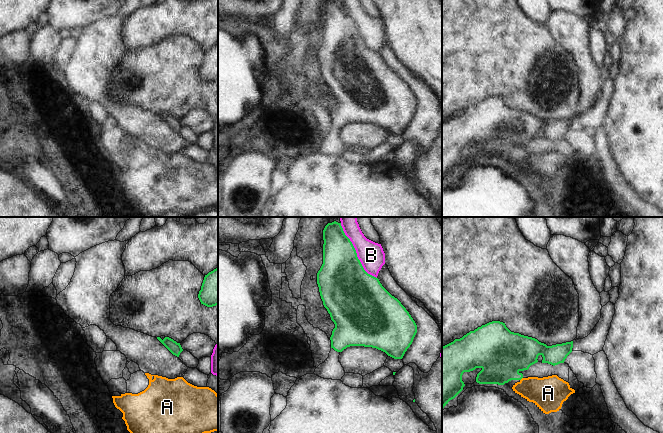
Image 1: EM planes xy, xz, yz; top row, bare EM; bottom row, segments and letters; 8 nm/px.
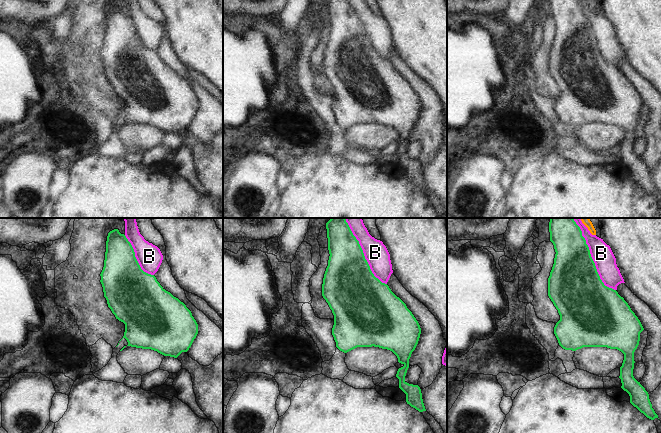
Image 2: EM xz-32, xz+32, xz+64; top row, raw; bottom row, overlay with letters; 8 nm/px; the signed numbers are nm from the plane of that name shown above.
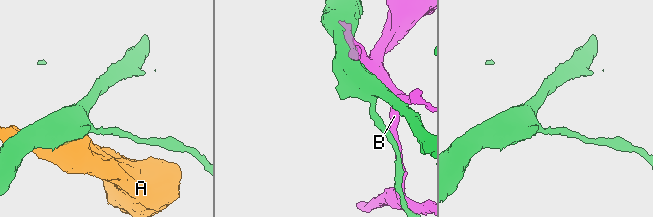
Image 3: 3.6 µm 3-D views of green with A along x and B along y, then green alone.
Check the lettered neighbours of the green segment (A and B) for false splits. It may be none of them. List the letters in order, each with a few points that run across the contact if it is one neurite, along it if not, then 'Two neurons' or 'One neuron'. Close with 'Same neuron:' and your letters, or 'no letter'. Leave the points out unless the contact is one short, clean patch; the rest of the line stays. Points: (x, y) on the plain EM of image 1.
A: Two neurons
B: Two neurons
Same neuron: no letter

